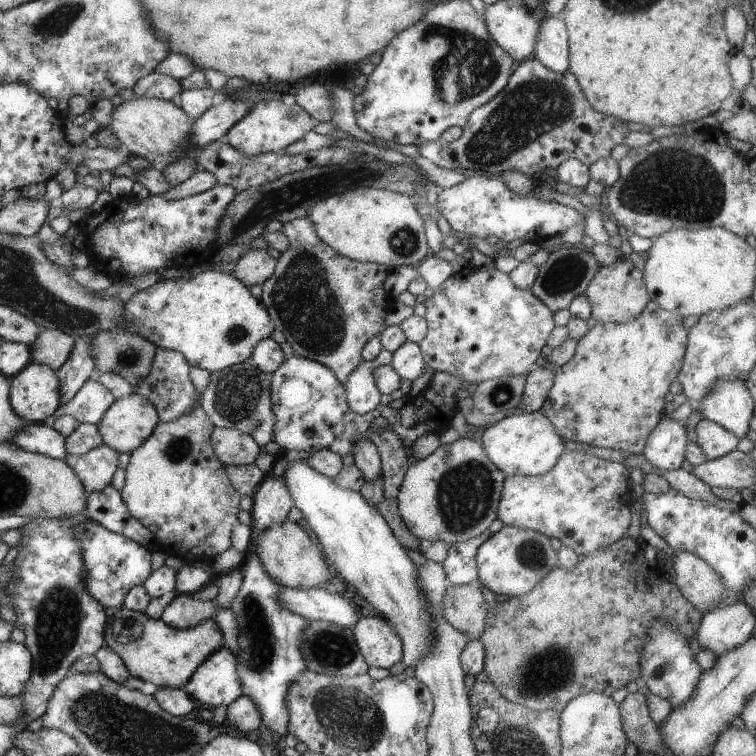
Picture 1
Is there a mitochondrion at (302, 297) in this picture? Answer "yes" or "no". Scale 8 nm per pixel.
yes

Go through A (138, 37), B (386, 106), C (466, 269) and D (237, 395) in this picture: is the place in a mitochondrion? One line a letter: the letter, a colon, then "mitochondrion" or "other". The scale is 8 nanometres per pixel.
A: other
B: other
C: other
D: mitochondrion

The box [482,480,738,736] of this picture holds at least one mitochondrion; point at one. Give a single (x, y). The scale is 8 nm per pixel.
(551, 670)

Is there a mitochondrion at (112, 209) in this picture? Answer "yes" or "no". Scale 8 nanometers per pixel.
no

